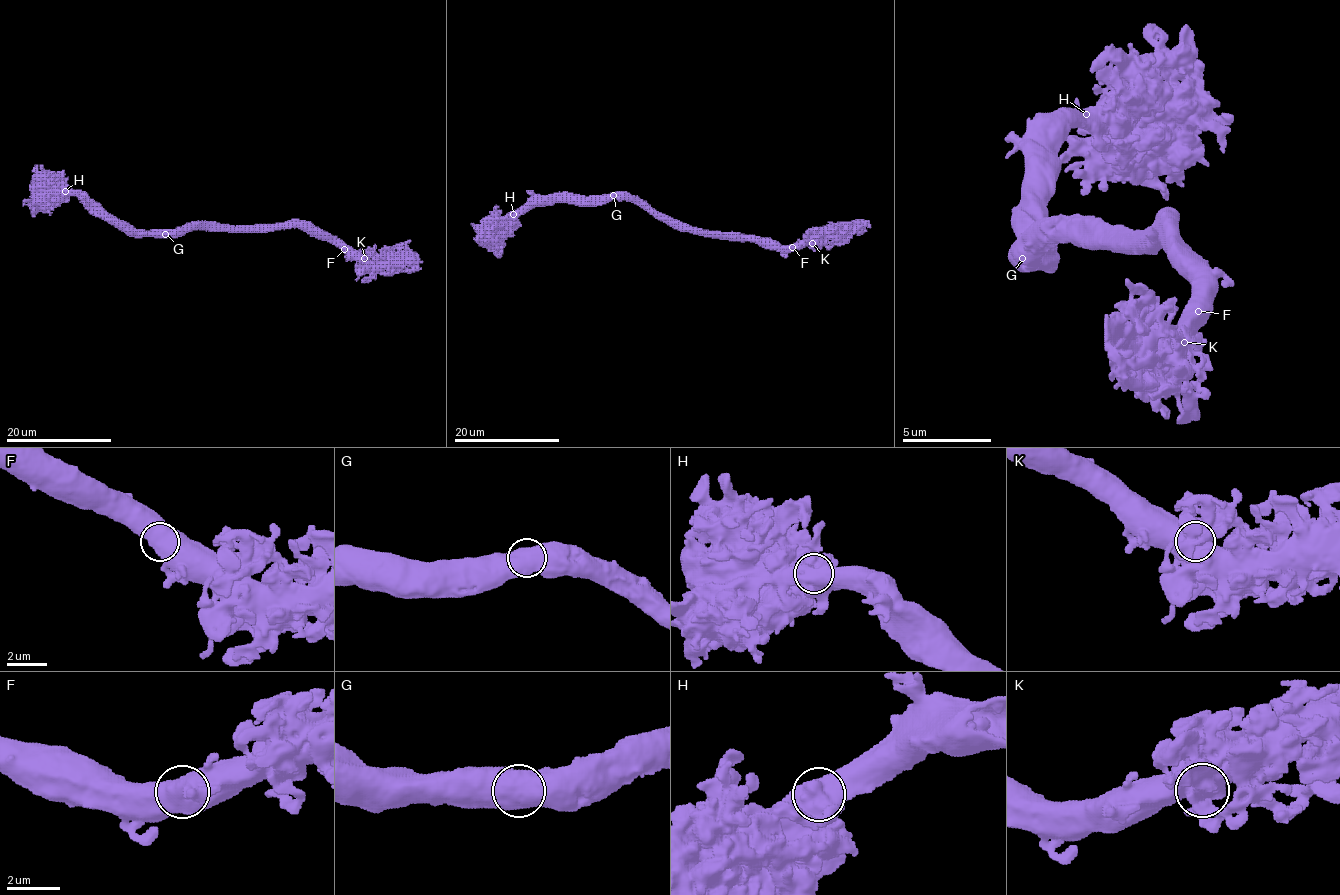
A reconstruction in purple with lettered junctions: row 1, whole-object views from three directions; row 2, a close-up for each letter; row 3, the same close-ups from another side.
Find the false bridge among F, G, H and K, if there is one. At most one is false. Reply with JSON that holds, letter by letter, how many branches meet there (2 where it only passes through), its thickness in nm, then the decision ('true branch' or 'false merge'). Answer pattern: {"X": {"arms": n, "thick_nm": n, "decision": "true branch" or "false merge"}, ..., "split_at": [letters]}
{"F": {"arms": 2, "thick_nm": 750, "decision": "true branch"}, "G": {"arms": 2, "thick_nm": 850, "decision": "true branch"}, "H": {"arms": 2, "thick_nm": 800, "decision": "true branch"}, "K": {"arms": 2, "thick_nm": 700, "decision": "true branch"}, "split_at": []}

